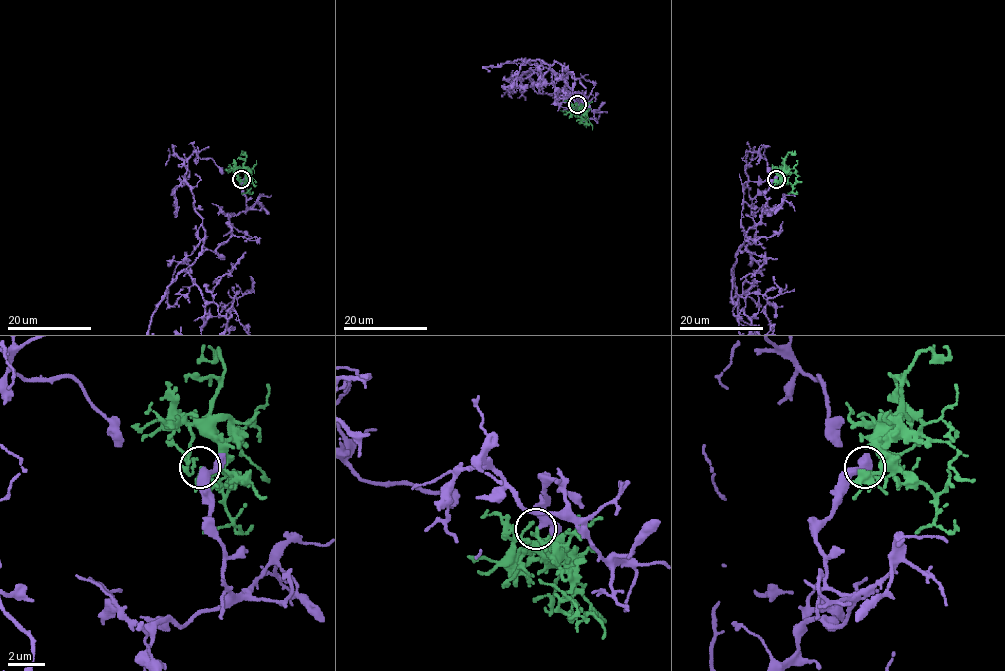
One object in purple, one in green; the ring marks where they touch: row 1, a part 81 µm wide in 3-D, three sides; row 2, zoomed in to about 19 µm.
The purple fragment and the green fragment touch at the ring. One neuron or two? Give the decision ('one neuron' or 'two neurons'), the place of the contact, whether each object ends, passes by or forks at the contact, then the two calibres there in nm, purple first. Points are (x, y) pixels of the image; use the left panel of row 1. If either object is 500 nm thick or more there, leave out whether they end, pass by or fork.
two neurons; place (241, 179); purple passes by; green forks; calibres 240 and 120 nm

